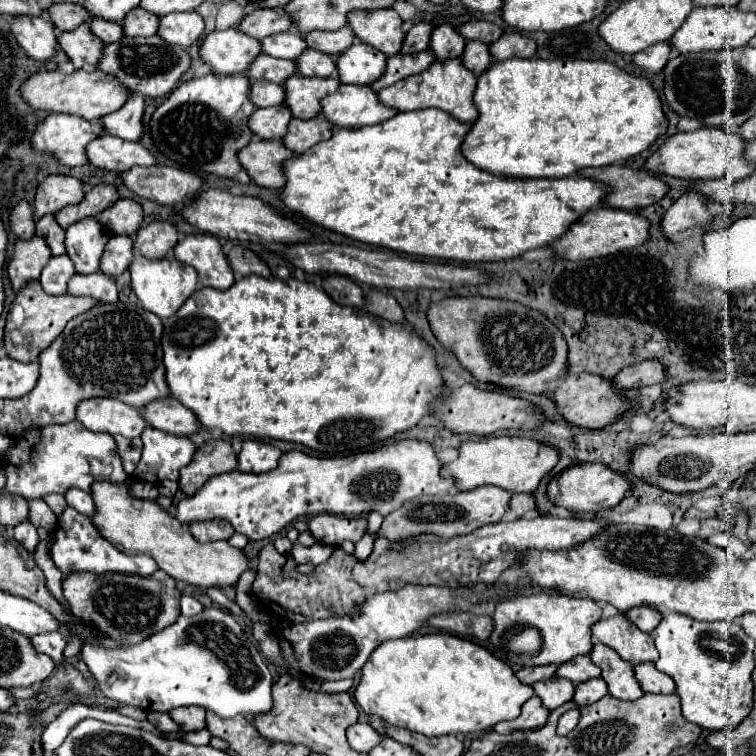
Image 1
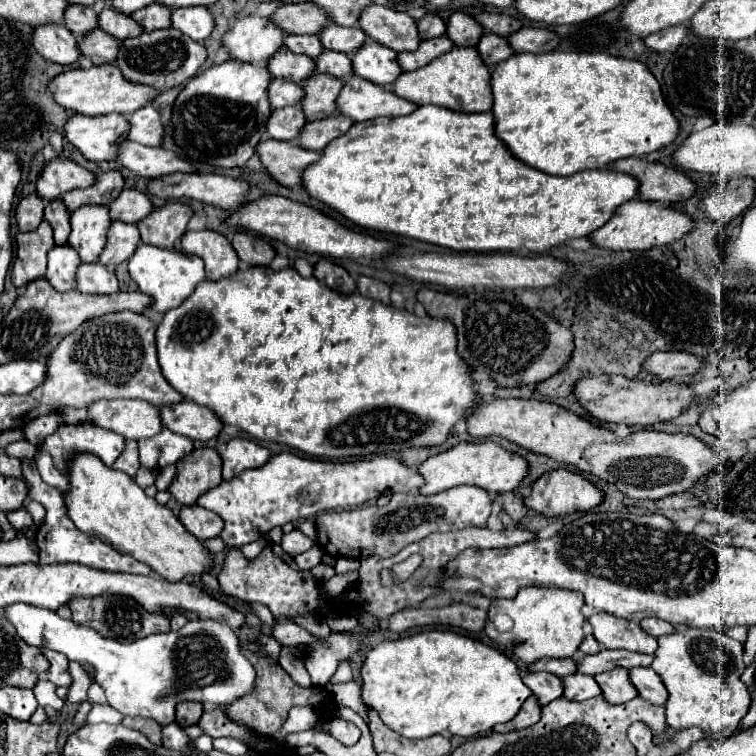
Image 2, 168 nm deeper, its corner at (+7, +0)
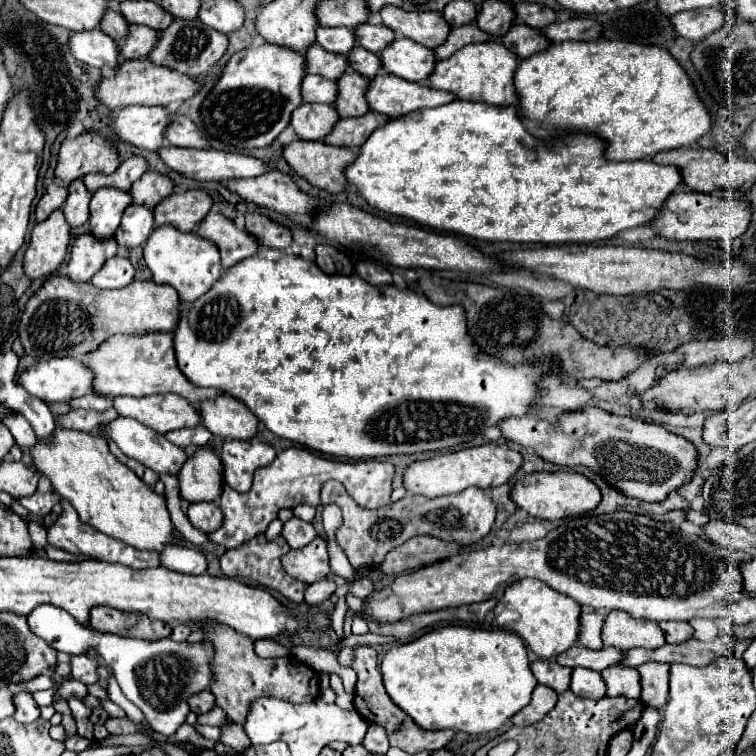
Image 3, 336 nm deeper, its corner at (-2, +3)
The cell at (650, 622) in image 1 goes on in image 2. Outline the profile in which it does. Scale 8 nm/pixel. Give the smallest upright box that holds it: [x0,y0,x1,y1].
[640,617,674,637]

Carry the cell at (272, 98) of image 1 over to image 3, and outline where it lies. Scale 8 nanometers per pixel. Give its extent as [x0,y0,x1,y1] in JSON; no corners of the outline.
[303,74,337,104]

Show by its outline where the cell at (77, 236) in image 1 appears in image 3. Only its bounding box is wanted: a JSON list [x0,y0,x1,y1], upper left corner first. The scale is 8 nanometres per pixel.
[91,188,131,238]

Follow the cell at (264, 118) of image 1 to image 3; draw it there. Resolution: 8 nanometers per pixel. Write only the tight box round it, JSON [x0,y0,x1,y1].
[291,104,339,140]

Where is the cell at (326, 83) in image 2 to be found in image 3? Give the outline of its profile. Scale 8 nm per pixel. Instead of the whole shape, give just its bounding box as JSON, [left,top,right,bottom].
[335,70,371,118]

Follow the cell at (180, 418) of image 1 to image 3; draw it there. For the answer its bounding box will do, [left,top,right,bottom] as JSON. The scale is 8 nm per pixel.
[199,396,259,440]

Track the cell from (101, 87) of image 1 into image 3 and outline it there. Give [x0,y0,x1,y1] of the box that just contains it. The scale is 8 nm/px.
[97,60,201,110]

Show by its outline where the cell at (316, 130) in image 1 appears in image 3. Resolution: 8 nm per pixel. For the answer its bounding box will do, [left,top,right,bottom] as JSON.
[325,112,389,150]

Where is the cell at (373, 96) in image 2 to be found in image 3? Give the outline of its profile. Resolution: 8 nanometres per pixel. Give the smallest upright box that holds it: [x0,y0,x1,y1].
[367,74,455,118]

